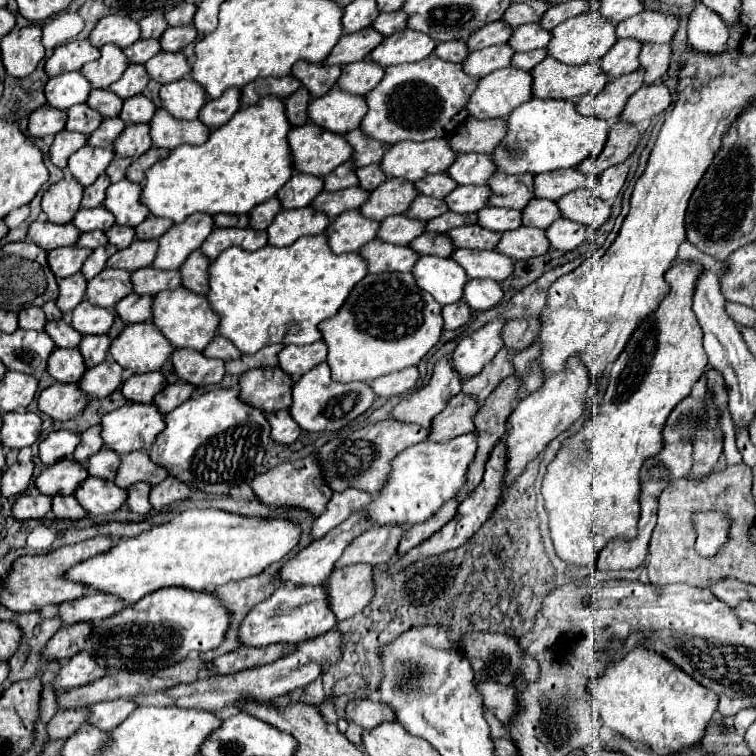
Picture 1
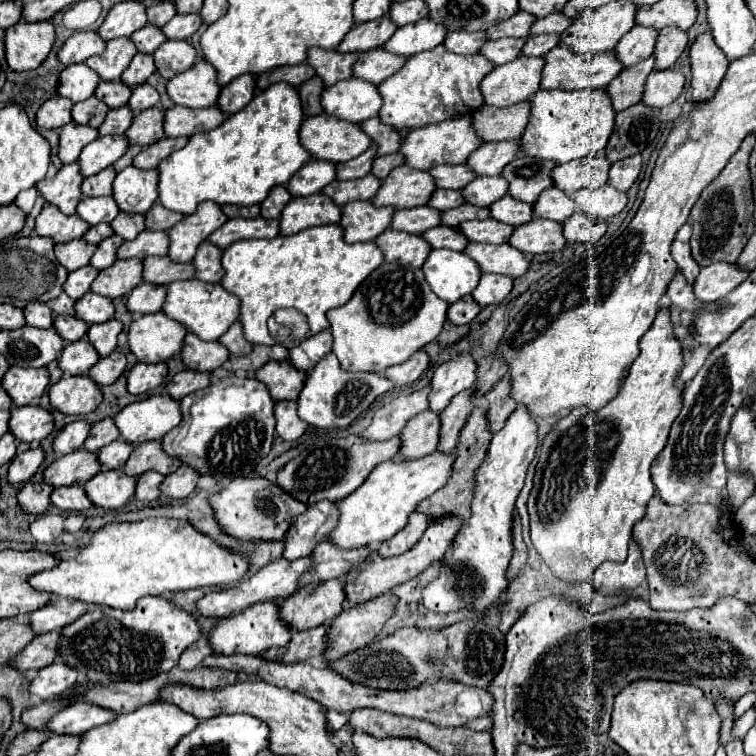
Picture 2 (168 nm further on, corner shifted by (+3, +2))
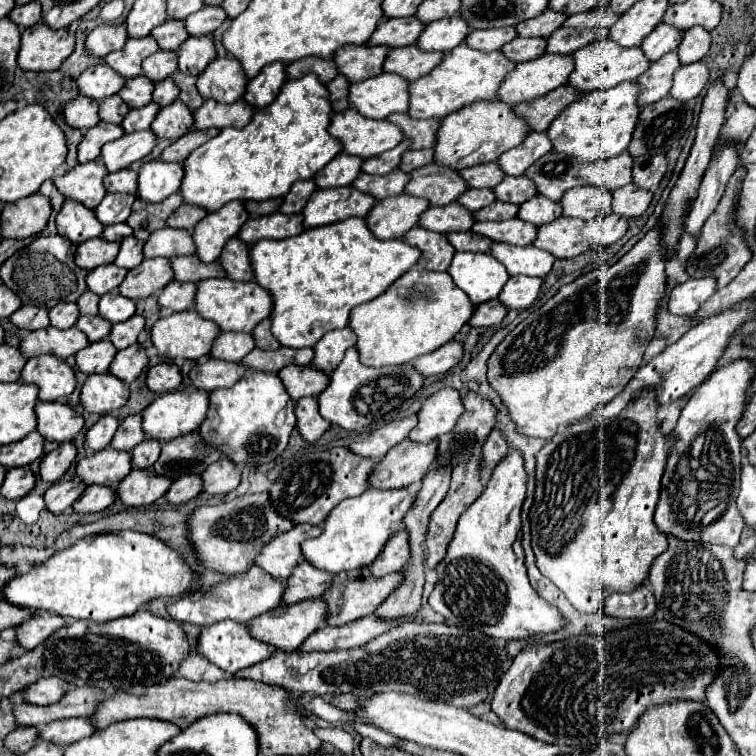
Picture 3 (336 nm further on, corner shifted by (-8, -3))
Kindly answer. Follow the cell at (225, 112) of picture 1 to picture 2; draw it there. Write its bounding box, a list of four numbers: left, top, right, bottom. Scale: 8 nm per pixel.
[218,75,256,115]

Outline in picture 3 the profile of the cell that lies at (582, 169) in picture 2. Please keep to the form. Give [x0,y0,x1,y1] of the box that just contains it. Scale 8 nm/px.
[579,152,633,192]

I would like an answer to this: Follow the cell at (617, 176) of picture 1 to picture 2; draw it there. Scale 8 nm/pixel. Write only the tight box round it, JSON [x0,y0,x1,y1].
[608,155,642,191]

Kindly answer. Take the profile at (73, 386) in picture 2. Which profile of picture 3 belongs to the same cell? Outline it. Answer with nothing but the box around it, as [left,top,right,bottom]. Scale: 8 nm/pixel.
[81,374,129,414]

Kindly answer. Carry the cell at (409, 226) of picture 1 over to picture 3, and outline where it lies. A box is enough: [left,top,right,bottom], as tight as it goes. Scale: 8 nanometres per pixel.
[419,202,473,234]

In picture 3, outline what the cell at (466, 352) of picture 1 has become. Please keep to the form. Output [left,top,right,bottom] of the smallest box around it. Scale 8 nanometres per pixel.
[409,388,463,442]

